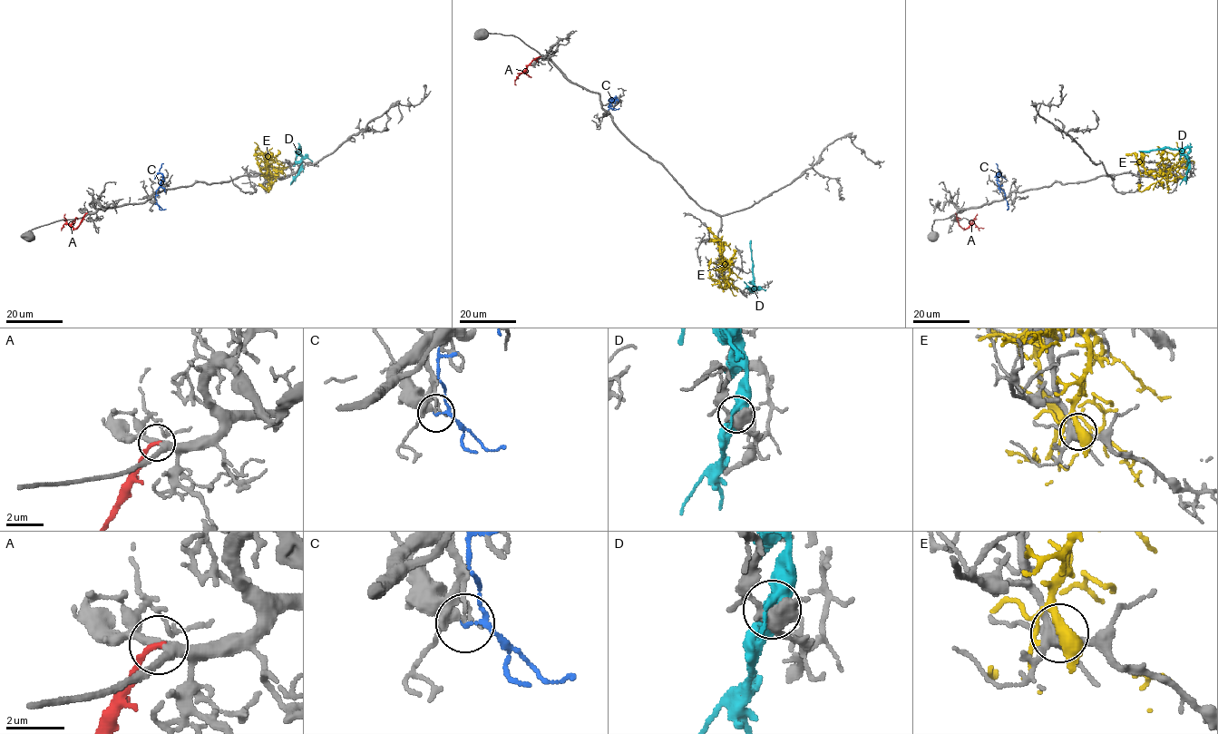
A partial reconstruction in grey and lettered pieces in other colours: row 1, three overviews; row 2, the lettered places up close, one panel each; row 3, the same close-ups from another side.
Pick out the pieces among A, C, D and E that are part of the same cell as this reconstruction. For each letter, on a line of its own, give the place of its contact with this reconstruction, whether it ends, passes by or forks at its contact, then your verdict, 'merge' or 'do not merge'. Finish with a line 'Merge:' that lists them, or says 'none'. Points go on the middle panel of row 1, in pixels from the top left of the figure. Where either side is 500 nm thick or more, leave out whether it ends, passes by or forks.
A: meets grey at (540, 56); it ends there; merge
C: meets grey at (608, 109); it passes by; do not merge
D: meets grey at (755, 289); it forks there; do not merge
E: meets grey at (728, 283); it forks there; do not merge
Merge: A

